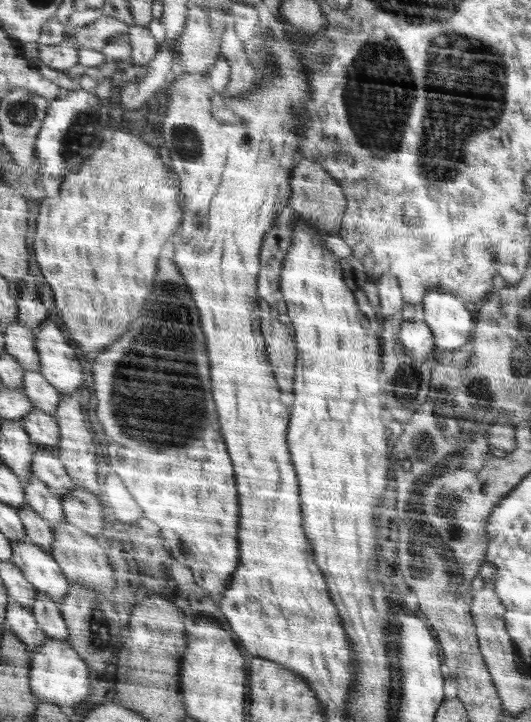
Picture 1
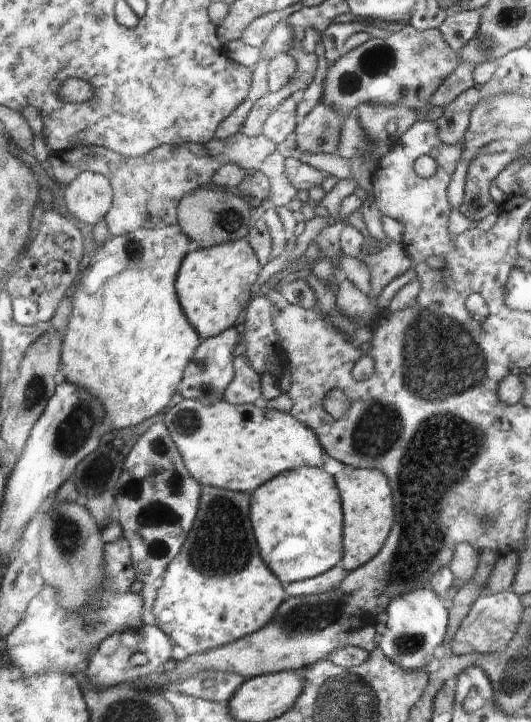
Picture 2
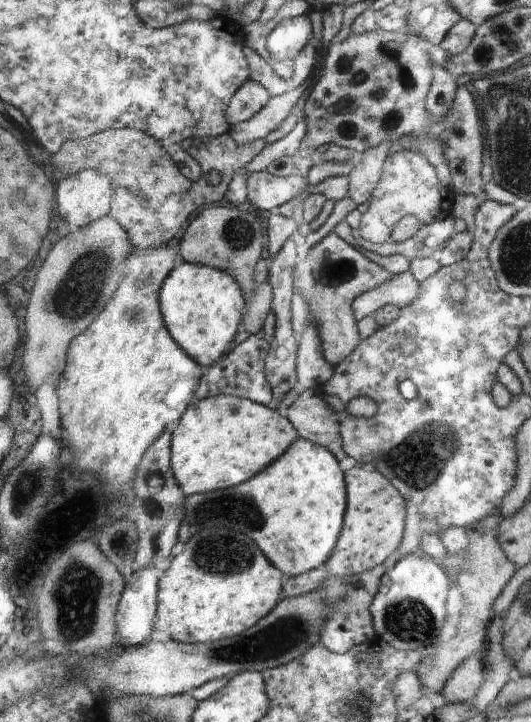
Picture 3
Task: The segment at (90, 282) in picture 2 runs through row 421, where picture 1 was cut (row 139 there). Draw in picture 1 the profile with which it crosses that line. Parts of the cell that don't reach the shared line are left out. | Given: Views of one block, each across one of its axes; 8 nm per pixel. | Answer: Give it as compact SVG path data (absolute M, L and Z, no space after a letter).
M116 128L116 132L112 130L109 138L112 138L110 142L107 140L104 146L99 147L92 157L82 163L80 171L64 178L60 195L57 198L48 198L43 202L39 216L40 220L38 220L39 226L35 245L37 260L47 282L52 286L53 291L56 292L56 302L58 302L58 308L62 310L63 318L66 318L64 321L71 334L70 336L74 344L84 352L102 352L104 348L115 345L116 342L120 341L120 337L124 336L124 333L131 328L132 322L143 316L142 310L154 288L152 284L155 284L156 262L159 262L162 244L168 240L168 236L180 224L180 220L183 220L182 210L180 210L181 190L178 190L178 184L172 180L174 176L173 170L171 165L164 162L162 154L158 154L158 150L152 148L148 141L144 141L138 135L128 132L126 128Z

